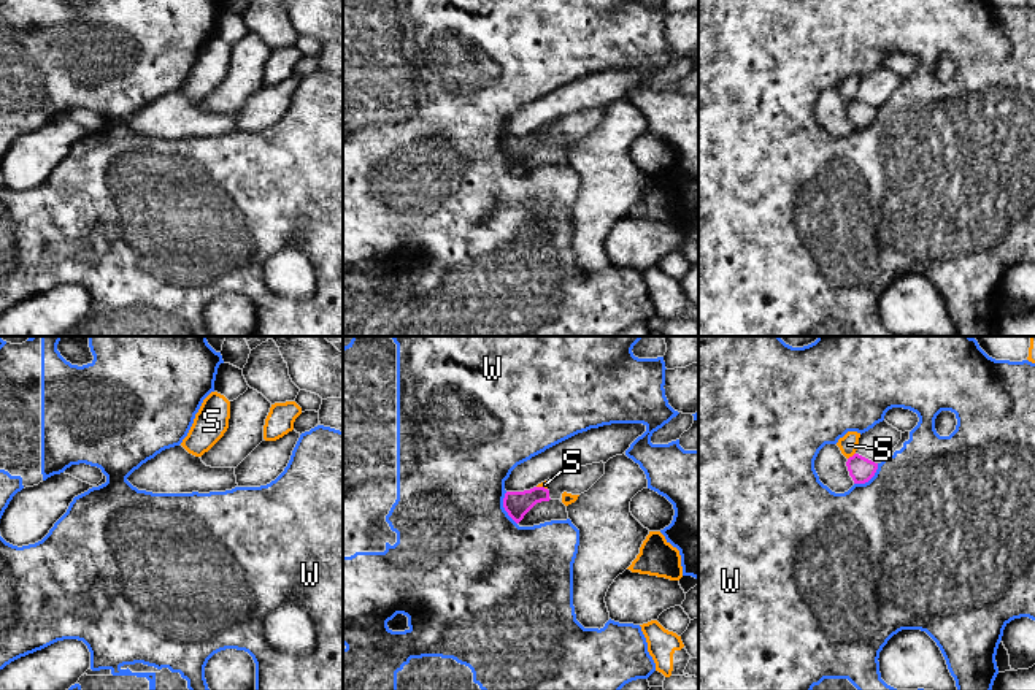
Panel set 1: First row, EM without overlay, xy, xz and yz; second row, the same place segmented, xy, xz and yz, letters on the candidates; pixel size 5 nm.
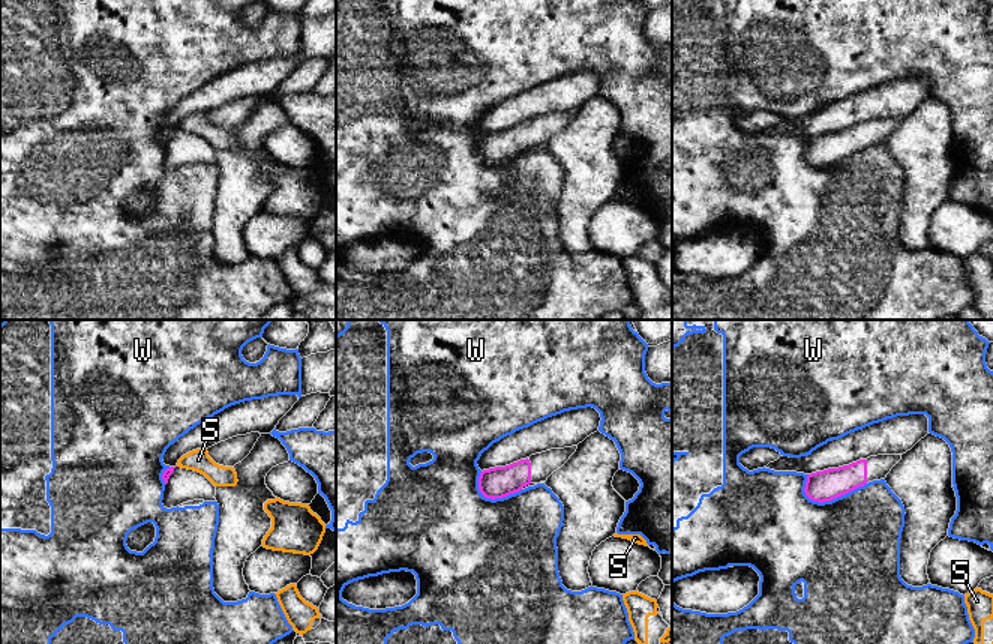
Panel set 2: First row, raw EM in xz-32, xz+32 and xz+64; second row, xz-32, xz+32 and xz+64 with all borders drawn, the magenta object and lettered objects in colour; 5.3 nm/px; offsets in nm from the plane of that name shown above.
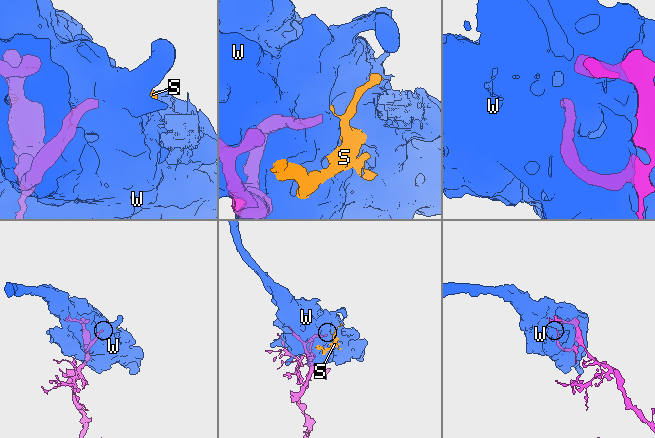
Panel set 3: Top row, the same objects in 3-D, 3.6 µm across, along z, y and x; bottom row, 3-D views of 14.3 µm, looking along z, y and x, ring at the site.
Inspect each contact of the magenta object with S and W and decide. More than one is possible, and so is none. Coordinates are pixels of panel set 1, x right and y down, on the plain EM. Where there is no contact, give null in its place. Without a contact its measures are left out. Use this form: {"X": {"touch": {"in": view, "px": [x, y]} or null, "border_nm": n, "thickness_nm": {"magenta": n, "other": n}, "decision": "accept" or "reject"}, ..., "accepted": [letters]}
{"S": {"touch": {"in": "yz", "px": [853, 100]}, "border_nm": 50, "thickness_nm": {"magenta": 120, "other": 100}, "decision": "reject"}, "W": {"touch": {"in": "xz", "px": [504, 151]}, "border_nm": 180, "thickness_nm": {"magenta": 130, "other": 500}, "decision": "reject"}, "accepted": []}

